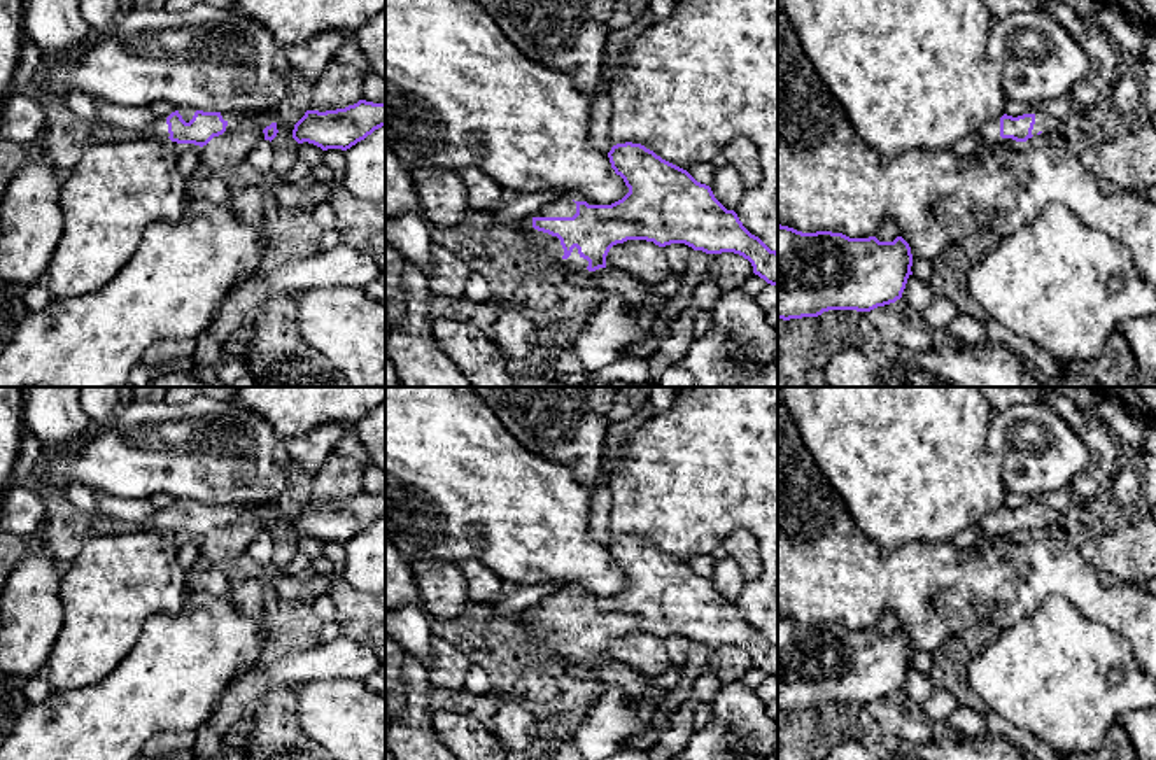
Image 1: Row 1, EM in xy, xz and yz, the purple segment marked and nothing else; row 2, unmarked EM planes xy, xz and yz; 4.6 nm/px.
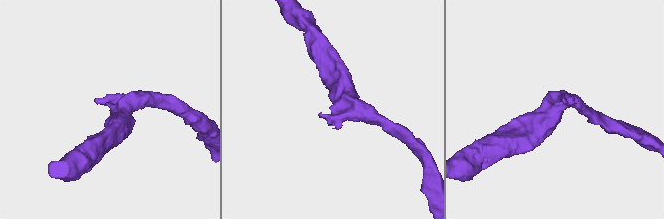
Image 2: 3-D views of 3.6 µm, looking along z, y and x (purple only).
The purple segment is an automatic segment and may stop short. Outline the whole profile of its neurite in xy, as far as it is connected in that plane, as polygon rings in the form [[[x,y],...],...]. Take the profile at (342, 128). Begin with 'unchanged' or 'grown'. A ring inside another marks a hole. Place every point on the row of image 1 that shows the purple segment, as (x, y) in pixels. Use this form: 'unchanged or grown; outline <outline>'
unchanged; outline [[[359,100],[345,109],[307,110],[294,124],[293,138],[298,144],[314,144],[322,151],[347,151],[382,126],[385,126],[385,103]]]

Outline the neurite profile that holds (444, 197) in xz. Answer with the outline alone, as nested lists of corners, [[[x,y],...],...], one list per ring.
[[[413,168],[410,177],[422,205],[422,219],[429,228],[445,229],[462,224],[468,212],[468,189],[457,170]]]

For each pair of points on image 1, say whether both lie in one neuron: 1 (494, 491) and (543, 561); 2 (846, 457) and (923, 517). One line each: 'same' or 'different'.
1: same
2: same

